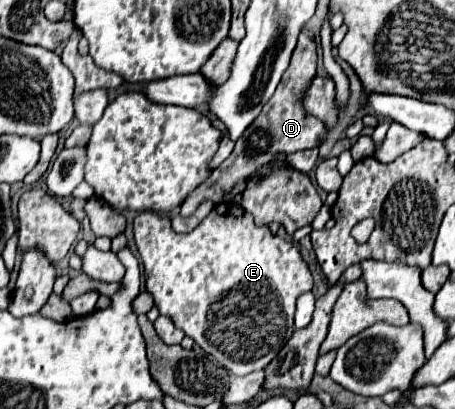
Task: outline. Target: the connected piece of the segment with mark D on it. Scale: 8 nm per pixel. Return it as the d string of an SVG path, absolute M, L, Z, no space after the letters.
M303 28L299 34L299 40L297 40L297 50L293 50L289 70L285 70L275 94L263 106L261 114L253 120L253 124L245 130L245 134L241 134L241 138L235 142L231 156L217 170L213 170L211 176L205 182L201 182L201 186L197 190L193 190L193 194L189 194L189 198L185 198L185 204L181 204L181 216L191 216L203 200L211 200L215 204L223 202L223 196L239 180L243 180L243 178L255 174L257 170L261 170L263 166L271 164L275 156L315 148L321 142L321 138L325 134L323 122L319 122L317 118L313 118L299 106L299 104L303 104L305 90L309 88L309 82L315 78L315 72L317 72L315 40L313 40L313 34L307 32L307 28Z

